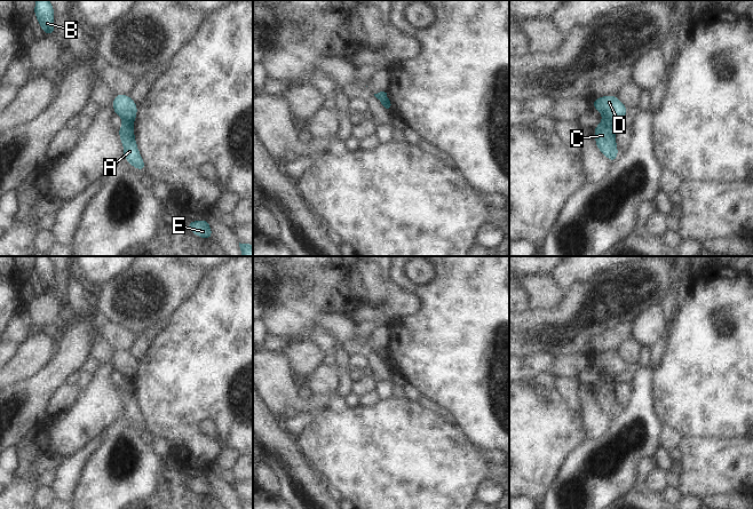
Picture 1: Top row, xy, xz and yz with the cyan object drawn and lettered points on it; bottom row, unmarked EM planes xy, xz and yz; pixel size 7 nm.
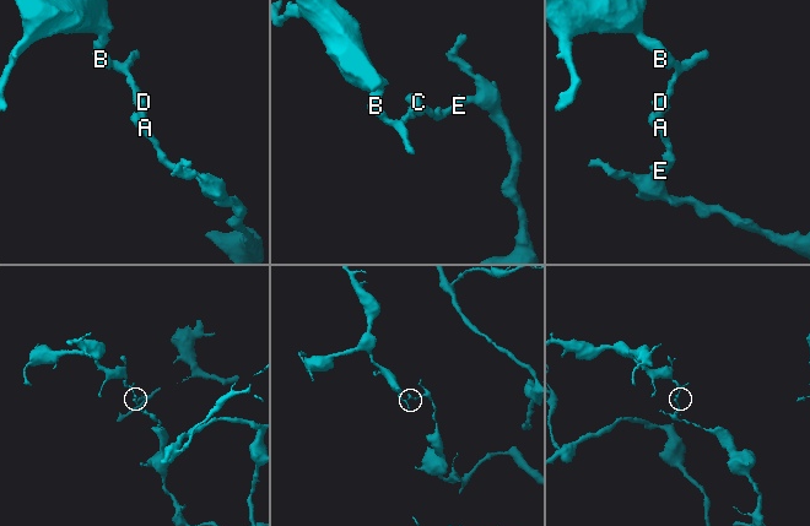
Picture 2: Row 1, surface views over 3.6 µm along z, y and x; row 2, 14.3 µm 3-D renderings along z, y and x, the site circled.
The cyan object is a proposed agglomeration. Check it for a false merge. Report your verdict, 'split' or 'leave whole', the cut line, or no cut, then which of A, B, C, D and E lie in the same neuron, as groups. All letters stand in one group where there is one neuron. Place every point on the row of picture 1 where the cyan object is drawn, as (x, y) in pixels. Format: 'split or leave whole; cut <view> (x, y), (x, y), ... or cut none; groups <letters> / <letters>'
split; cut yz (603, 117), (613, 122); groups A C E / B D

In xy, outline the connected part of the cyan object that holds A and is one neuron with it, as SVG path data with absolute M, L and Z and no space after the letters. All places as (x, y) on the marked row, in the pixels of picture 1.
M124 120L121 127L117 130L124 146L124 159L127 160L134 168L141 172L145 170L146 167L144 160L142 159L137 149L137 142L135 141L133 124Z

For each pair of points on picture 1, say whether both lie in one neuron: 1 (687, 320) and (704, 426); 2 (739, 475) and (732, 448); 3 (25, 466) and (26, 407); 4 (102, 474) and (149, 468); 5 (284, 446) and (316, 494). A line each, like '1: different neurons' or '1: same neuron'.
1: same neuron
2: same neuron
3: different neurons
4: same neuron
5: same neuron

